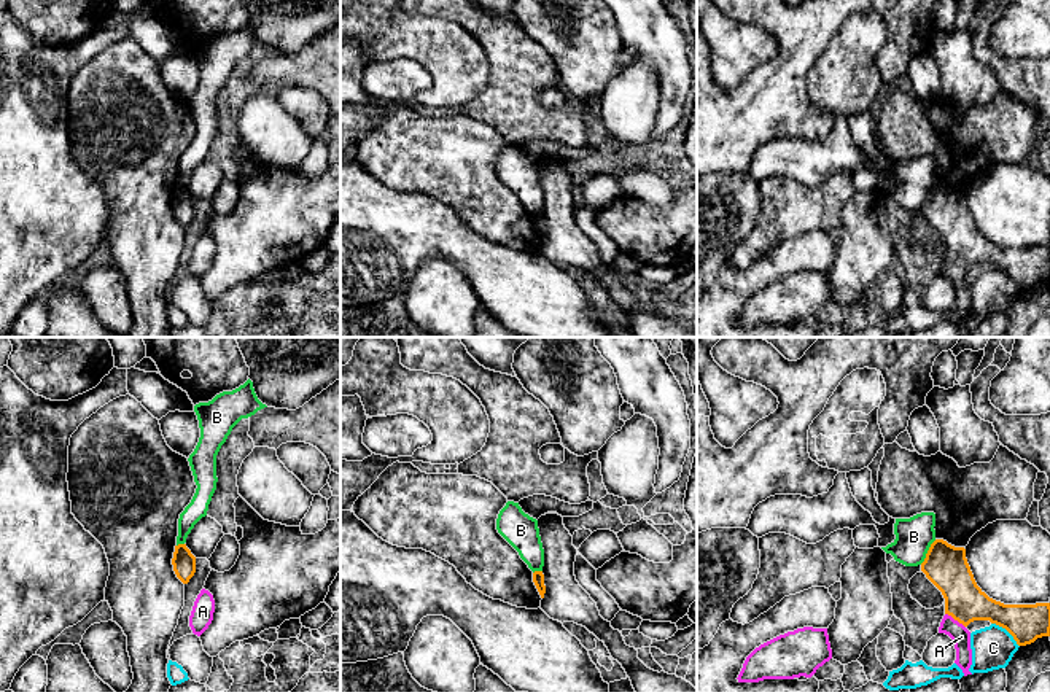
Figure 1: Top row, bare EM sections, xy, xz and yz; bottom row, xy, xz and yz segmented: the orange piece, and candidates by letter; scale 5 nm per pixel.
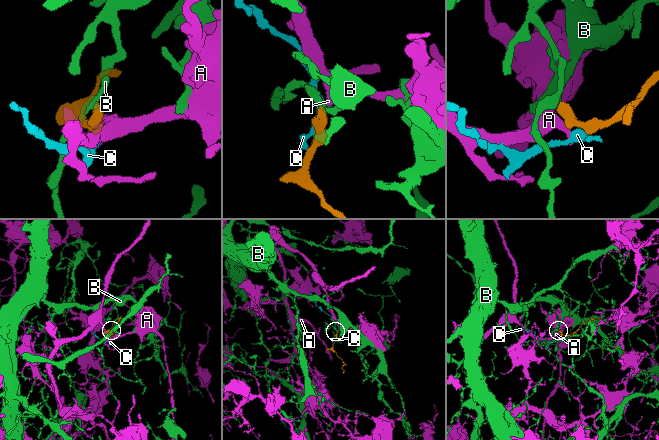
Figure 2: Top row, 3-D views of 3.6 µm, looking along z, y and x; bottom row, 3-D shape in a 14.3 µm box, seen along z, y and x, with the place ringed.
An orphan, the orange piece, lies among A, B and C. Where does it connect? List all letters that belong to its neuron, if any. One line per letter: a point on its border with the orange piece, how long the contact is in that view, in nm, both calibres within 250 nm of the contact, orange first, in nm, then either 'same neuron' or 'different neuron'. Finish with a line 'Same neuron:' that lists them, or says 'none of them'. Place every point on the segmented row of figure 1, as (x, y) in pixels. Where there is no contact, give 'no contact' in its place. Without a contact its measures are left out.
A: yz (955, 619) | 130 nm | 200/90 nm | same neuron
B: yz (928, 552) | 150 nm | 220/190 nm | different neuron
C: yz (1007, 630) | 190 nm | 190/220 nm | different neuron
Same neuron: A

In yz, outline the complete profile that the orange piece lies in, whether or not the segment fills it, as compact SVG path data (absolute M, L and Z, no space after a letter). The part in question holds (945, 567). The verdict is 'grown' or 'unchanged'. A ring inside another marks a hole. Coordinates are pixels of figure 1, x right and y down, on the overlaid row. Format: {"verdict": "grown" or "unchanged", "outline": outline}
{"verdict": "grown", "outline": "M935 539L921 563L921 571L945 598L939 633L955 641L955 663L964 676L972 675L970 632L966 627L974 620L990 620L1005 628L1018 646L1050 636L1050 603L1004 605L990 598L977 585L964 547Z"}

